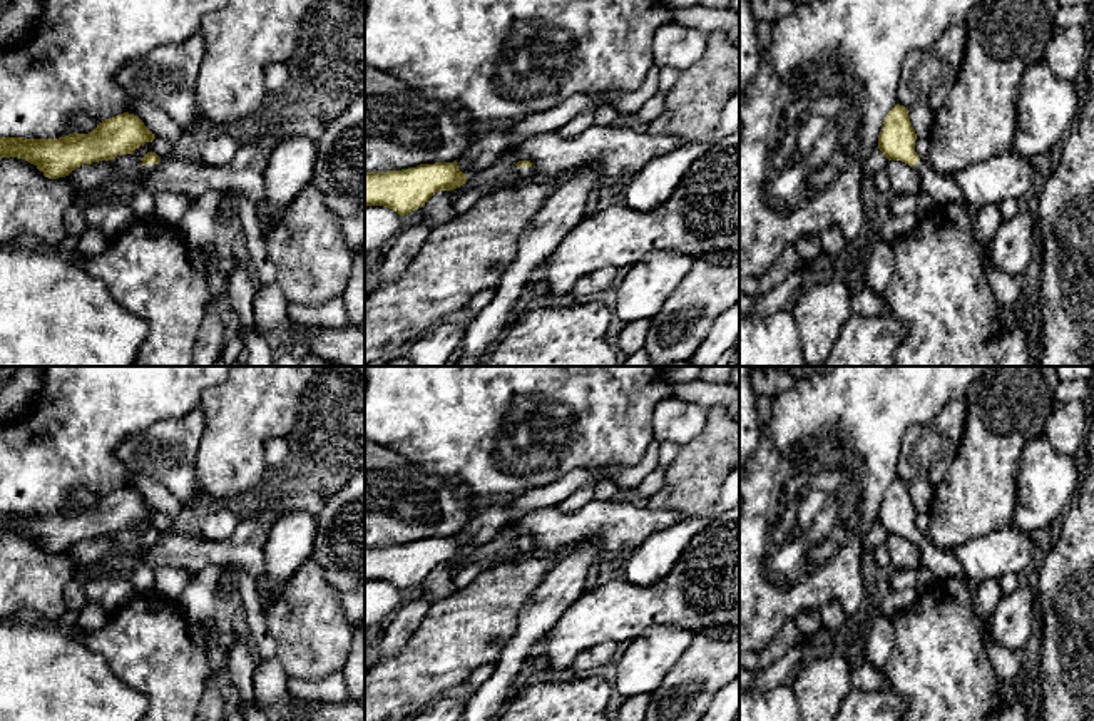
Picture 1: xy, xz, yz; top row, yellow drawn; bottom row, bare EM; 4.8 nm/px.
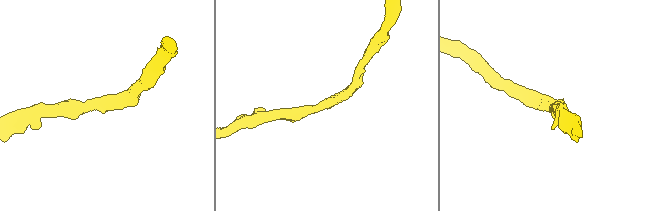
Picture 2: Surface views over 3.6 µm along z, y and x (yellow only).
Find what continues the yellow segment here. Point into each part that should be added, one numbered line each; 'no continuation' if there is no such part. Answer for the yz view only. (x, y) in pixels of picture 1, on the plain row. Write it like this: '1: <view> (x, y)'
1: yz (940, 561)

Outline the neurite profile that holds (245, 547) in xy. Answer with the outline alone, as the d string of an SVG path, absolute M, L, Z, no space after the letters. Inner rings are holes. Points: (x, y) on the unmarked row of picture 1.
M308 488L279 499L266 510L241 520L234 534L224 540L207 540L199 534L161 534L152 547L137 552L115 549L95 569L124 575L132 565L146 564L152 569L177 567L189 574L217 565L239 565L251 577L263 580L266 572L264 545L276 519L286 512L304 512L313 517L323 512L330 499L328 490Z

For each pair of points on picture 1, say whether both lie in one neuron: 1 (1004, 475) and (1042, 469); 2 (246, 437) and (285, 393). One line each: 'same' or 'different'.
1: different
2: same

